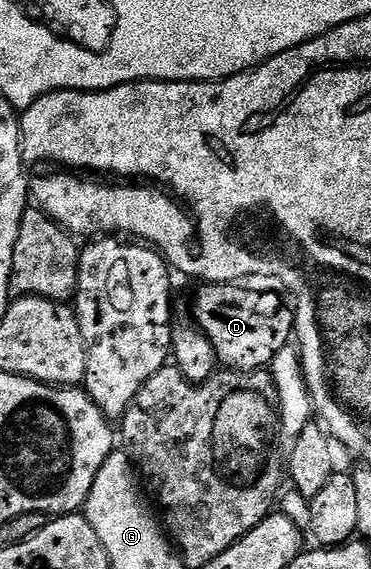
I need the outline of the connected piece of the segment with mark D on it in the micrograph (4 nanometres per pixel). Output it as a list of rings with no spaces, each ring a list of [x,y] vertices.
[[[240,283],[200,287],[196,293],[195,324],[210,341],[216,352],[216,360],[225,370],[250,373],[254,369],[271,366],[272,360],[294,337],[293,310],[284,306],[284,301],[276,293],[259,293],[256,289],[243,289]]]

